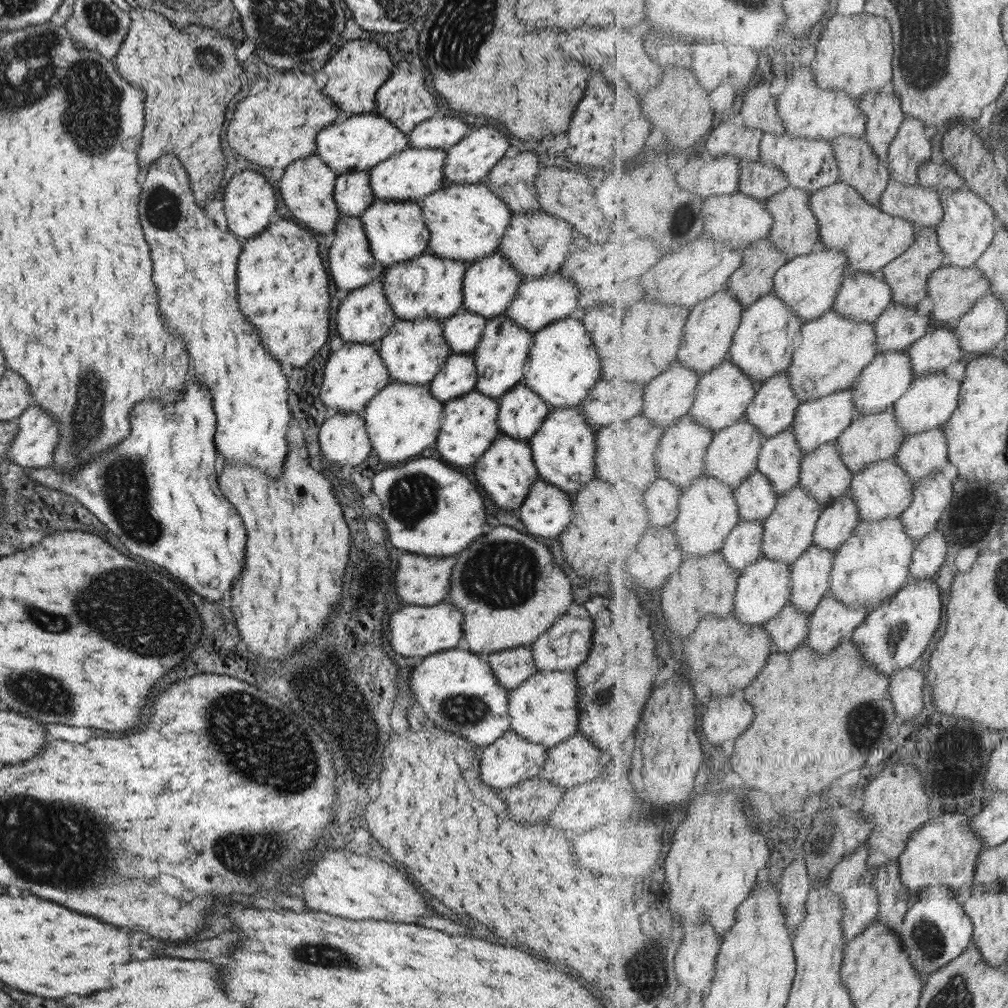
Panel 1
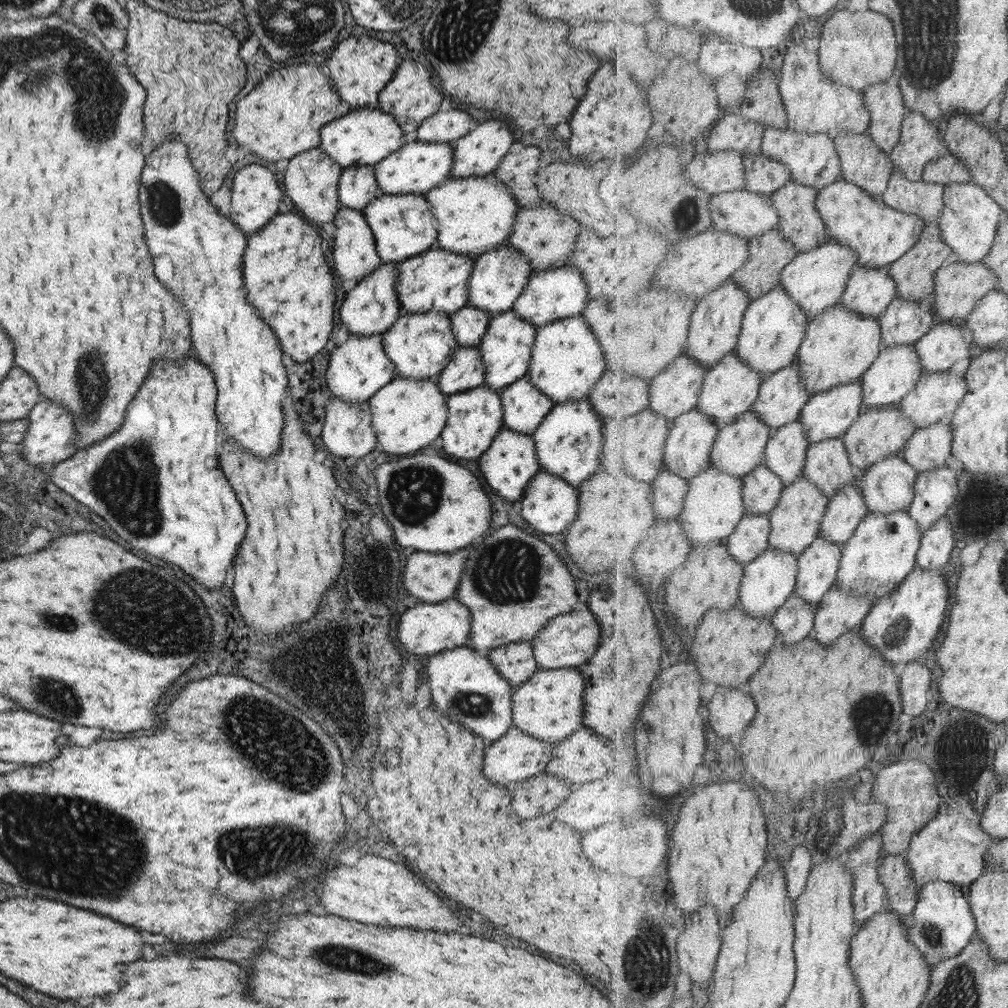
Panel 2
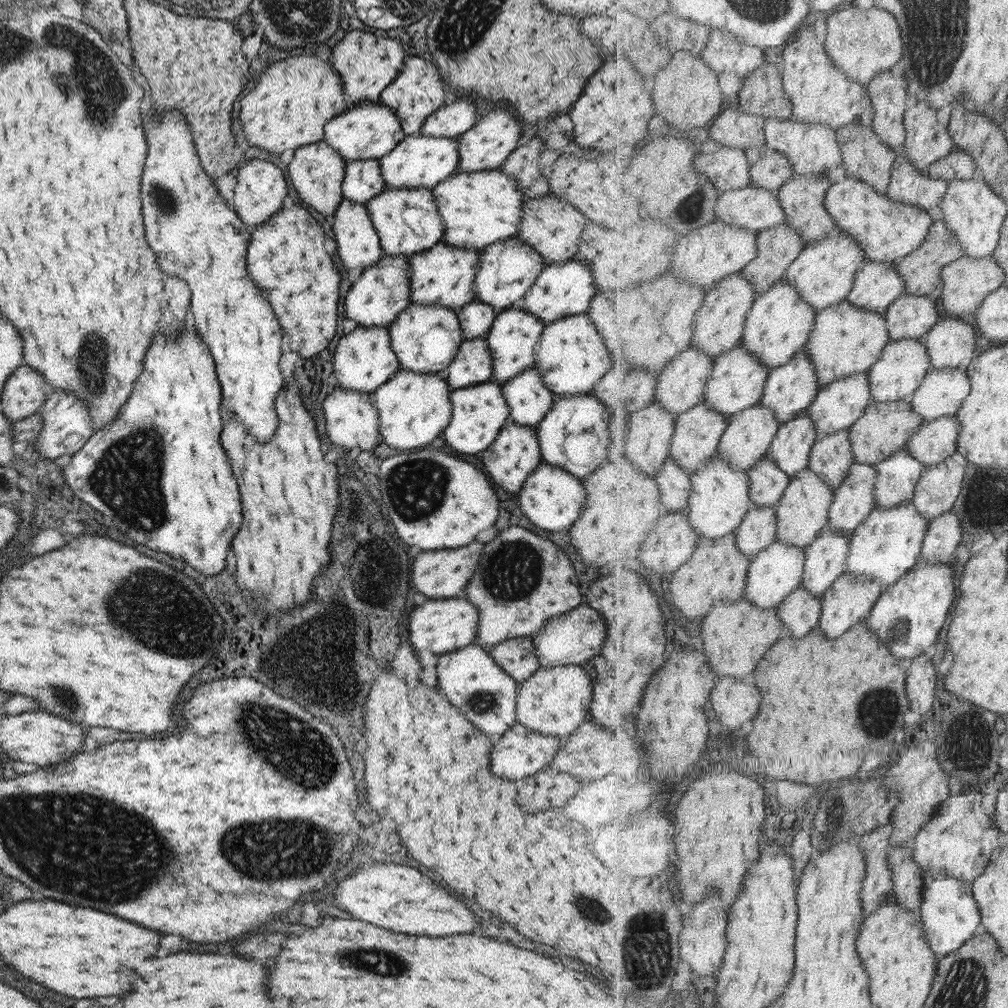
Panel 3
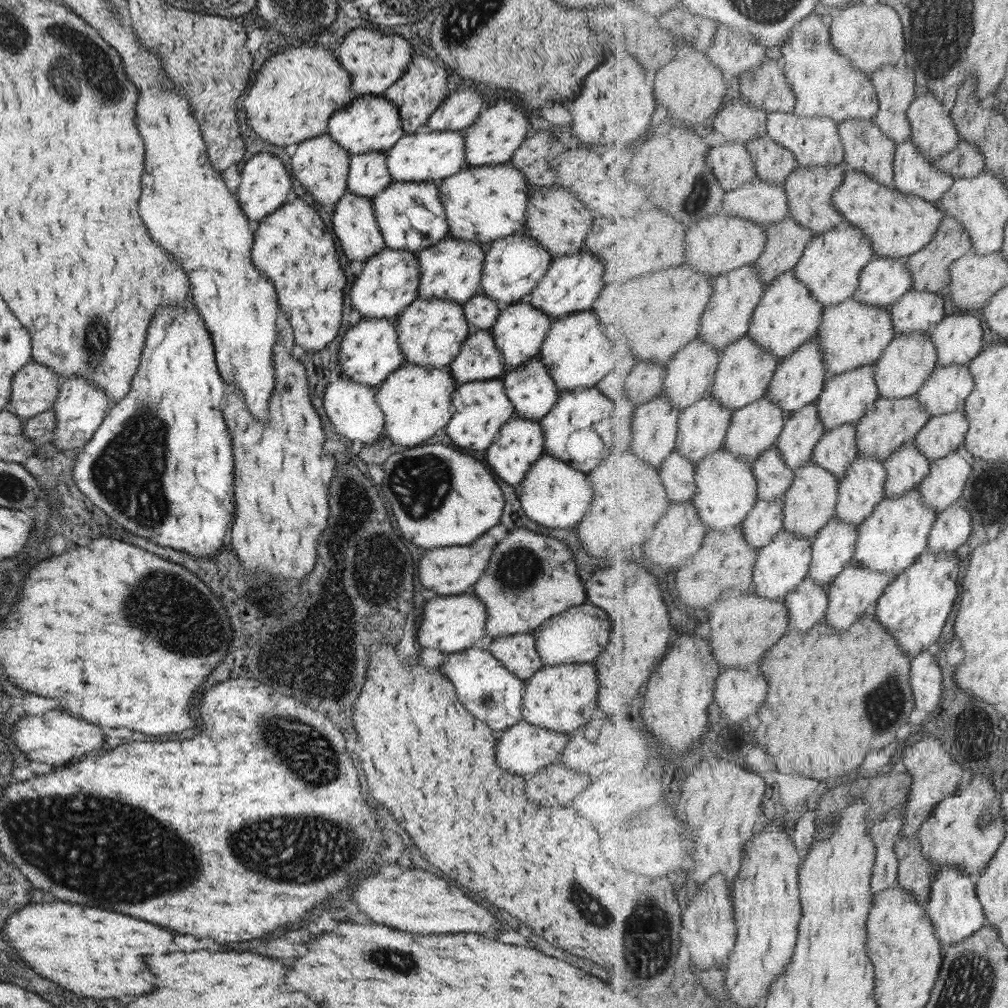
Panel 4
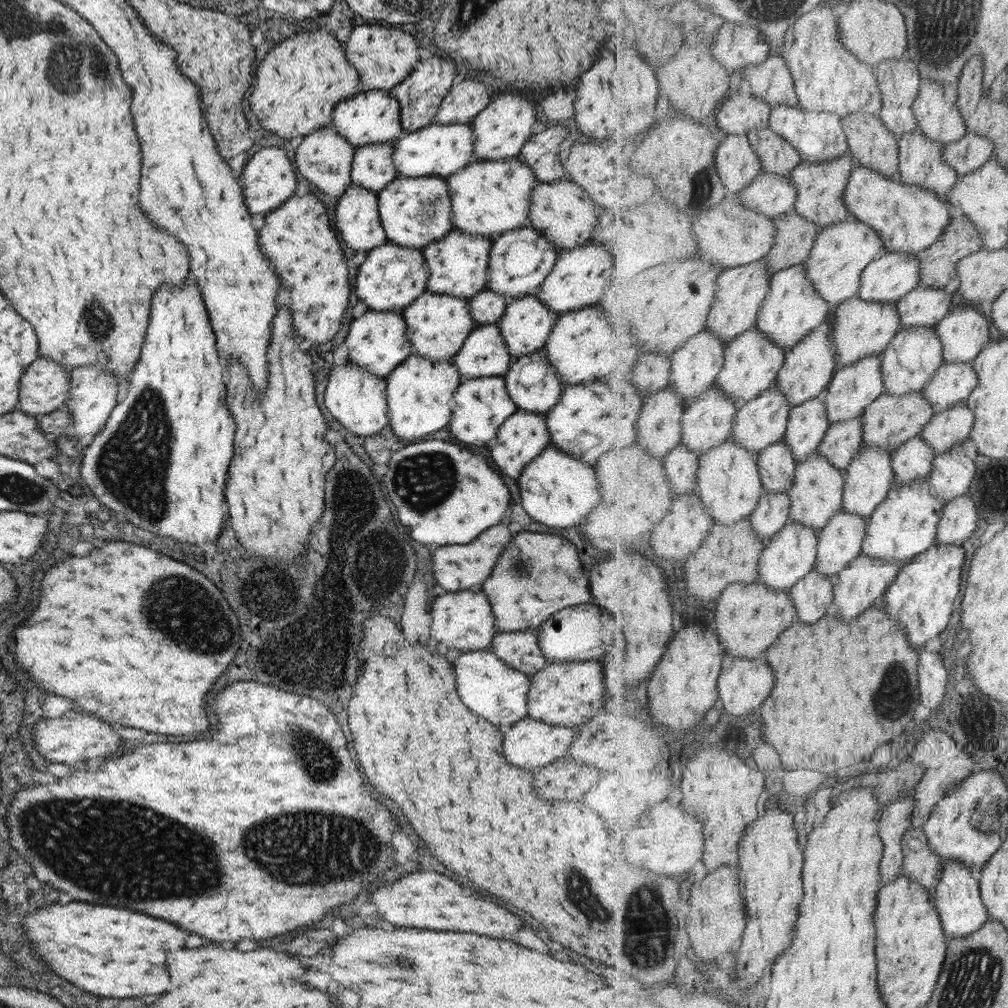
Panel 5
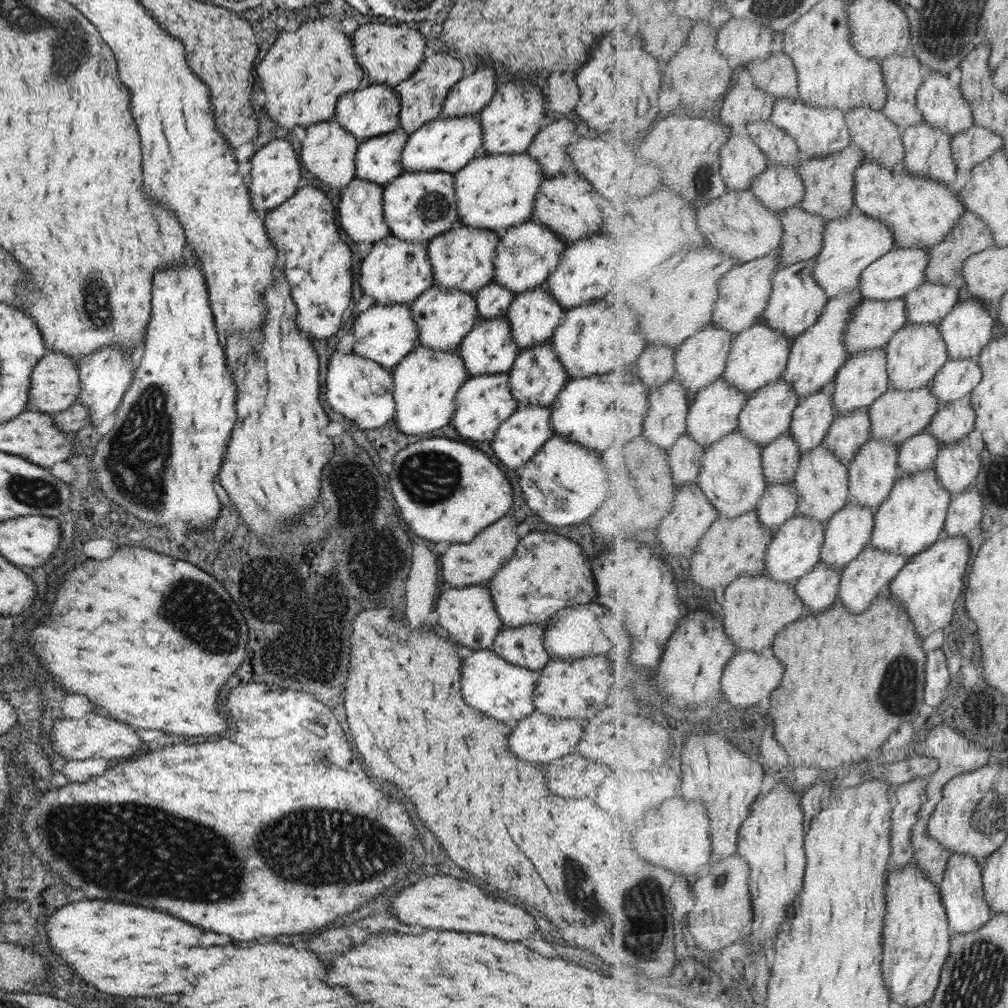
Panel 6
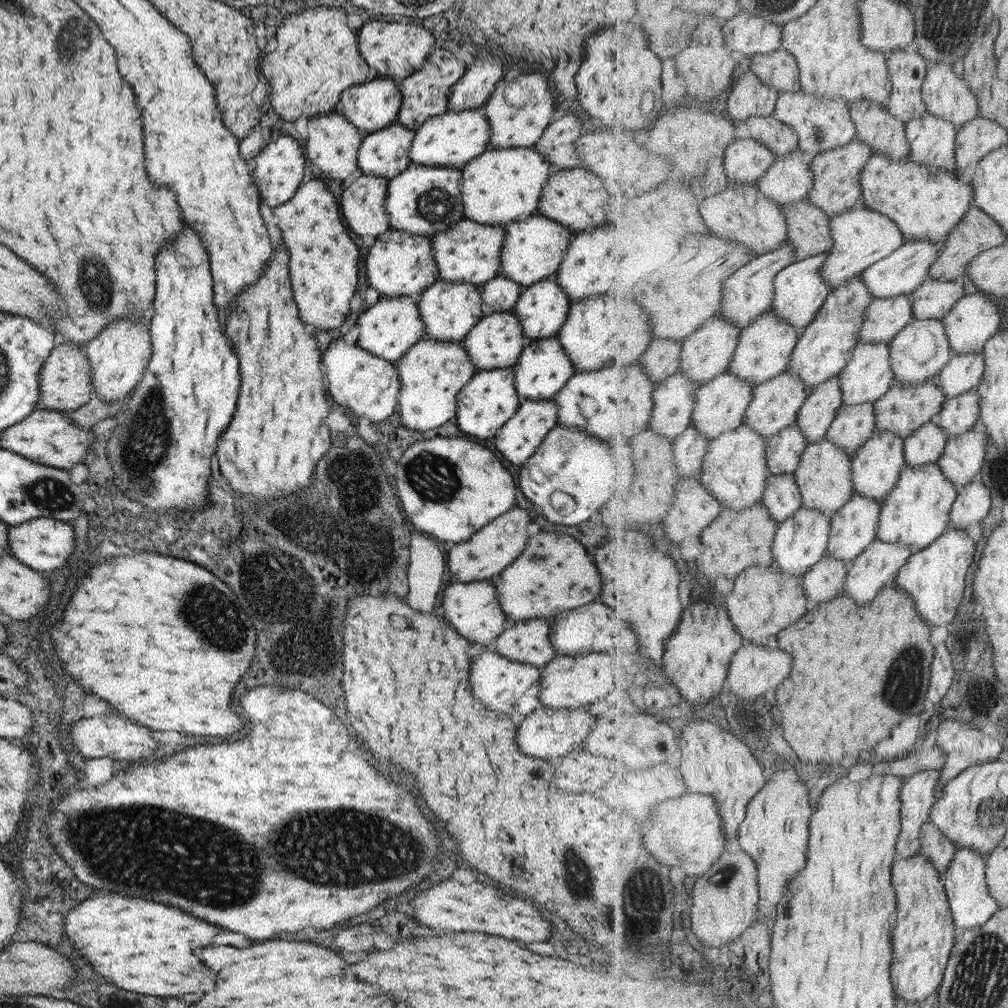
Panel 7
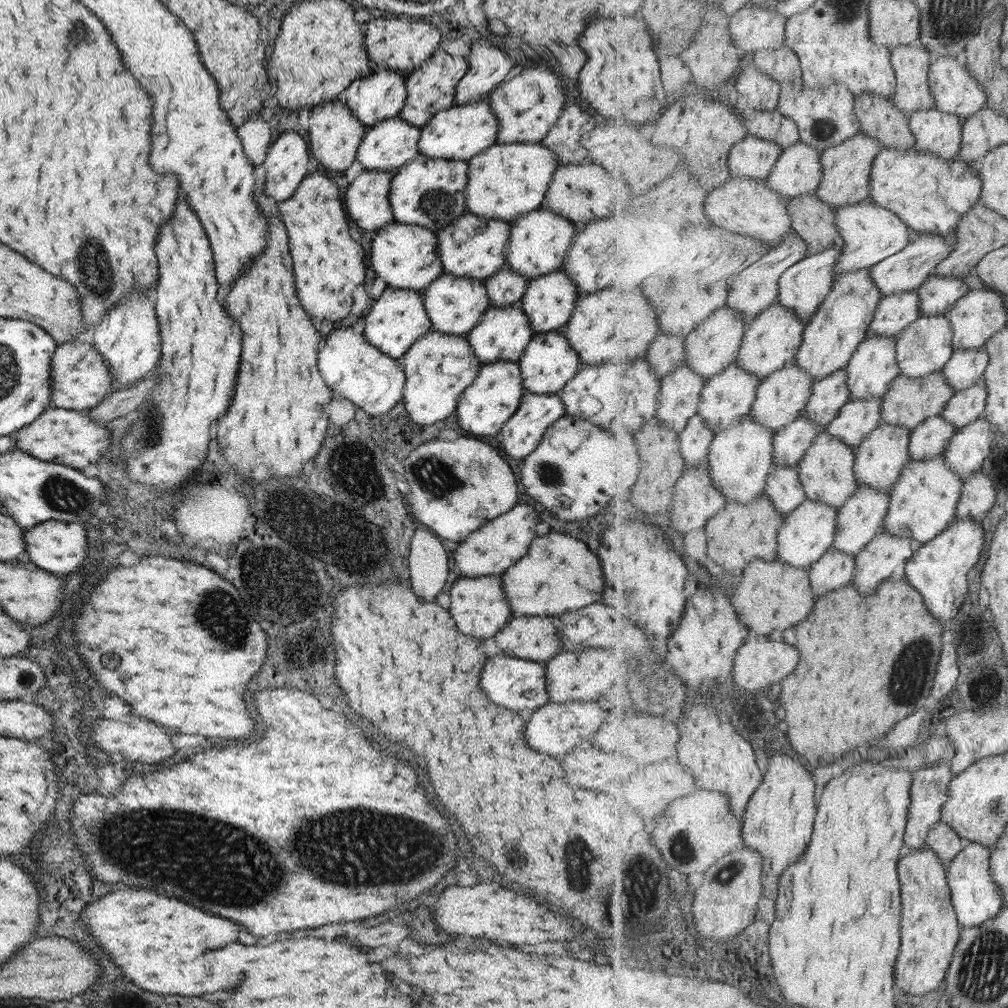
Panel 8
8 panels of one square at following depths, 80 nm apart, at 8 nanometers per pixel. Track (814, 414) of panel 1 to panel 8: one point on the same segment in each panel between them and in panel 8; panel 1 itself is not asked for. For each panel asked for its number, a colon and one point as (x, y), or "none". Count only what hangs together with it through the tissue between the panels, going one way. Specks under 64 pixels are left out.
2: (829, 414)
3: (841, 404)
4: (846, 397)
5: (853, 388)
6: (862, 380)
7: (869, 375)
8: (874, 366)

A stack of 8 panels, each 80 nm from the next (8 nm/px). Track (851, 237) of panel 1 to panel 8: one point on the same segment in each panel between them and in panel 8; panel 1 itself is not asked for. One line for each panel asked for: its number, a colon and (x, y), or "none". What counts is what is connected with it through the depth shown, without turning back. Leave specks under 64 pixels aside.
2: (881, 235)
3: (888, 230)
4: (899, 224)
5: (910, 219)
6: (921, 212)
7: (927, 203)
8: (932, 194)

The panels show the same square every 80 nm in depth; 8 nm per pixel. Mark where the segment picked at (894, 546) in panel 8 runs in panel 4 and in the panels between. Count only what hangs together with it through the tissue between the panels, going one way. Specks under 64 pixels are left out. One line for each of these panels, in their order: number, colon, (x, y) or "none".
4: (855, 593)
5: (863, 584)
6: (868, 576)
7: (878, 565)

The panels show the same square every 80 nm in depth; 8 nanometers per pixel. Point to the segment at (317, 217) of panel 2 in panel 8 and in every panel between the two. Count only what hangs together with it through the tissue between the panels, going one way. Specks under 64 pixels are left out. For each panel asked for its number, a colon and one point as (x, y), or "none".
3: (315, 170)
4: (321, 166)
5: (323, 158)
6: (327, 152)
7: (332, 142)
8: (334, 133)

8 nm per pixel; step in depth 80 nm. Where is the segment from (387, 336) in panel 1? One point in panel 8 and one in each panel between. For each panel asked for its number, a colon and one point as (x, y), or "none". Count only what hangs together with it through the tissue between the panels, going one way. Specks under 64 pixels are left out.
2: (419, 345)
3: (424, 338)
4: (430, 332)
5: (436, 325)
6: (443, 317)
7: (449, 310)
8: (453, 305)

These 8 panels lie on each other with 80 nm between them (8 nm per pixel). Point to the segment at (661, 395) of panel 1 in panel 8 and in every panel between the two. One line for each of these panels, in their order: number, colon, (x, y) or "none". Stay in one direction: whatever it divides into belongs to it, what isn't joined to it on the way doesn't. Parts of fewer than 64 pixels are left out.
2: (677, 391)
3: (681, 385)
4: (691, 372)
5: (696, 366)
6: (703, 359)
7: (708, 352)
8: (714, 345)

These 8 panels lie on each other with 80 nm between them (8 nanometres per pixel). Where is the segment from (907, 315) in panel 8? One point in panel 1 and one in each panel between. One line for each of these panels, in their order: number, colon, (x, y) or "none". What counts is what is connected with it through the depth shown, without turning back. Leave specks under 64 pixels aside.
1: (833, 350)
2: (840, 345)
3: (847, 339)
4: (853, 334)
5: (862, 328)
6: (875, 323)
7: (886, 318)

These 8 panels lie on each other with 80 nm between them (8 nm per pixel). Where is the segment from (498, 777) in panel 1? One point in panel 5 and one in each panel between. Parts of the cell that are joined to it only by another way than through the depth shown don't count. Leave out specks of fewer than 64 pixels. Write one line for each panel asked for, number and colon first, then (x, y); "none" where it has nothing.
2: (516, 756)
3: (518, 752)
4: (523, 748)
5: (527, 743)

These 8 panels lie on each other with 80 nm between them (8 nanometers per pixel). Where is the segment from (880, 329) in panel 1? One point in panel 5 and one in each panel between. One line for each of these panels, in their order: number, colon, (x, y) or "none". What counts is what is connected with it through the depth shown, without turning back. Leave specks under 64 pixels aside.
2: (905, 322)
3: (910, 317)
4: (917, 311)
5: (925, 306)

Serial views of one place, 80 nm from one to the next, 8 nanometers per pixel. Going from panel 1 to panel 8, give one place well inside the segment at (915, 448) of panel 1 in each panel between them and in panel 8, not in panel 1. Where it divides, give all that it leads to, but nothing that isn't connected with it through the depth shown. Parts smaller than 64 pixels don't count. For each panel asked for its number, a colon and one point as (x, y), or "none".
2: (929, 448)
3: (936, 440)
4: (942, 435)
5: (948, 428)
6: (954, 420)
7: (959, 414)
8: (966, 406)

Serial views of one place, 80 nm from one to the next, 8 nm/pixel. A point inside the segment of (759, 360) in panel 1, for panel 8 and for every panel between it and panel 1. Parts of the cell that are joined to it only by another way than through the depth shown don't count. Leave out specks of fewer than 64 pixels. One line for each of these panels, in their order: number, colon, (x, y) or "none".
2: (775, 326)
3: (779, 325)
4: (788, 316)
5: (794, 308)
6: (798, 301)
7: (801, 290)
8: (806, 285)

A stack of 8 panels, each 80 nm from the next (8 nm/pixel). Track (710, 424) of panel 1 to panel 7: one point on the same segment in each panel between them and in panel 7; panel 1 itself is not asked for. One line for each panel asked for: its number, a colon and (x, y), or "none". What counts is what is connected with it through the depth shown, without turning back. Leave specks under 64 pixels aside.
2: (731, 387)
3: (738, 381)
4: (746, 370)
5: (752, 362)
6: (759, 356)
7: (766, 347)

